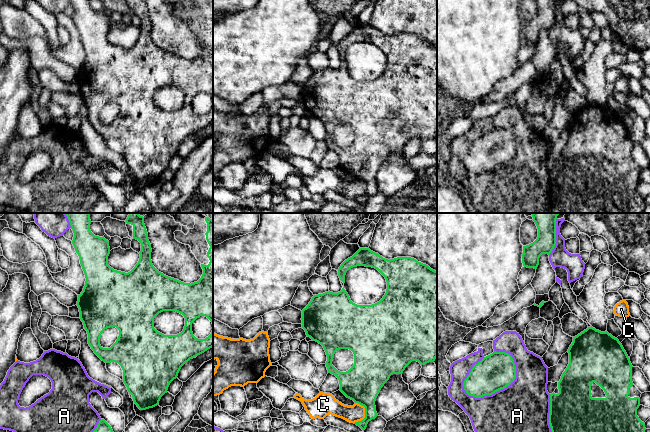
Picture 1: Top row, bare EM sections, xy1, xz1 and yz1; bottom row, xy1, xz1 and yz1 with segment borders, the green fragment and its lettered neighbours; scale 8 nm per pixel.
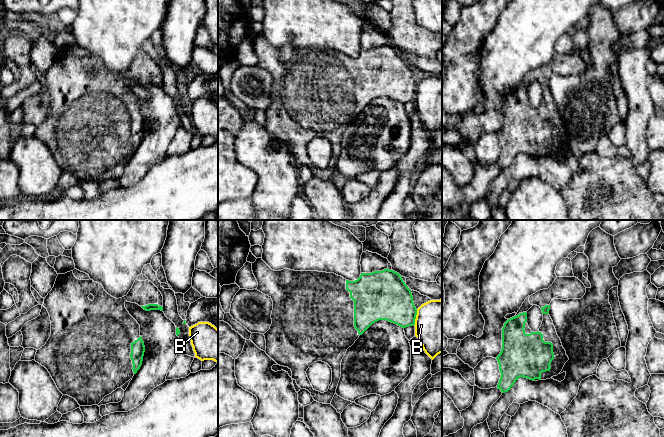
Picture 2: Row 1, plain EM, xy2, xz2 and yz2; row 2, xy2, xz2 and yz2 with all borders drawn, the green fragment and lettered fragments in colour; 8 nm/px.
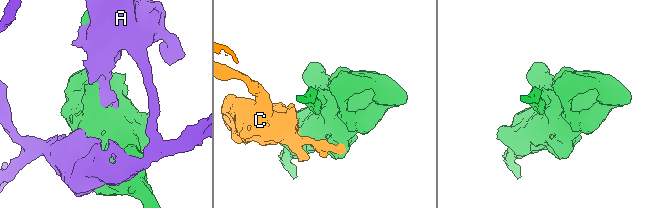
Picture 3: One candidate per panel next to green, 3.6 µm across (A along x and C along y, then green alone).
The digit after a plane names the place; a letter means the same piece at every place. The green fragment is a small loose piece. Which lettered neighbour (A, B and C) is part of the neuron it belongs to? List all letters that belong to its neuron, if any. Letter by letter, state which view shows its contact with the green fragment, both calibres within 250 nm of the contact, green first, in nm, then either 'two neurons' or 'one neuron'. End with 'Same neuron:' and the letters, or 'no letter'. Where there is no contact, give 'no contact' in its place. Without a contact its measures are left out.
A: yz1 | 300/420 nm | two neurons
B: xz2 | 340/420 nm | two neurons
C: xz1 | 300/140 nm | two neurons
Same neuron: no letter

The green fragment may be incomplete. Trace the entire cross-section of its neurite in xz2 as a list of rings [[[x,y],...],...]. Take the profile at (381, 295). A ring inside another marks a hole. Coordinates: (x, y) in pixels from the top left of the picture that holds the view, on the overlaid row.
[[[262,258],[252,263],[252,271],[258,282],[256,290],[268,295],[273,301],[271,314],[272,324],[264,334],[266,354],[278,365],[288,367],[292,371],[292,379],[301,389],[311,393],[319,403],[330,404],[341,377],[341,362],[346,351],[373,323],[386,320],[402,328],[415,325],[417,309],[413,302],[411,290],[403,281],[401,275],[393,270],[384,269],[372,273],[361,273],[355,281],[349,281],[334,273],[318,271],[294,271],[283,269],[272,270]],[[322,361],[332,369],[332,382],[327,392],[321,393],[313,389],[306,371],[314,362]]]

